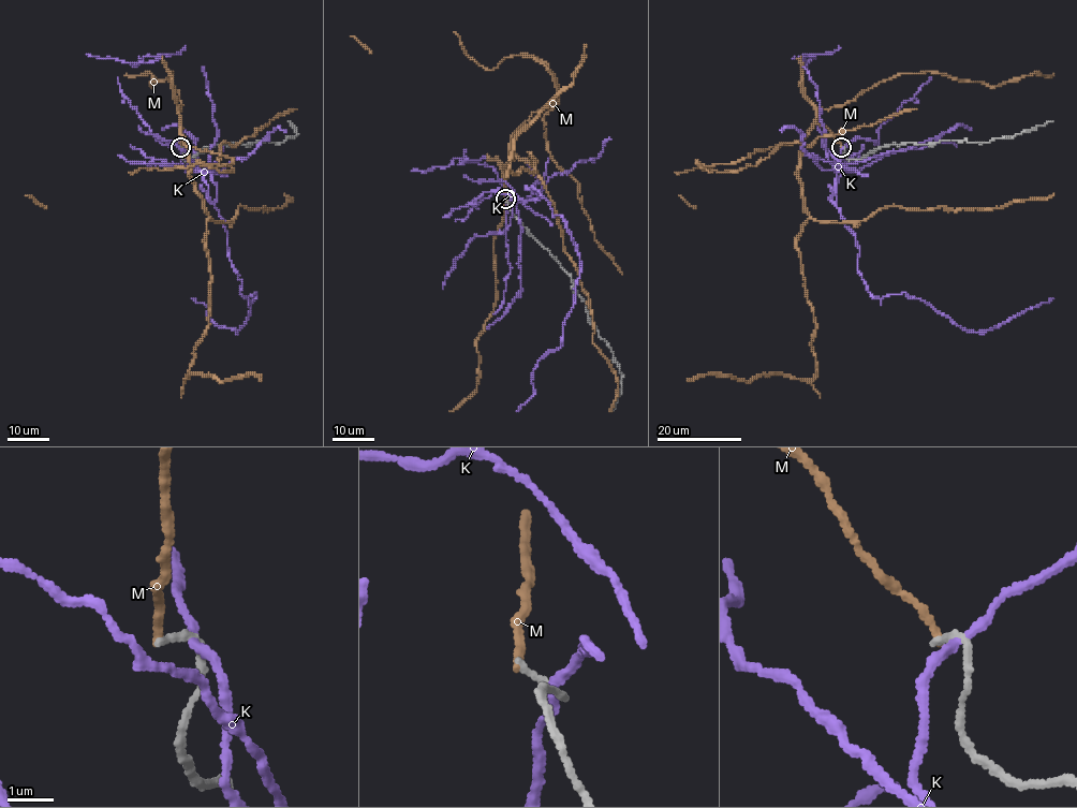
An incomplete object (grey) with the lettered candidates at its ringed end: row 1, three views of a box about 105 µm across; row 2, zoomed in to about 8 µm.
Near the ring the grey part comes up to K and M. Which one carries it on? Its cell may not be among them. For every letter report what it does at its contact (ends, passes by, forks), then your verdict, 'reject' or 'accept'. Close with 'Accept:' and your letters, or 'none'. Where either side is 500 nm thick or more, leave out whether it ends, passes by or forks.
K: it passes by | reject
M: it ends | reject
Accept: none

